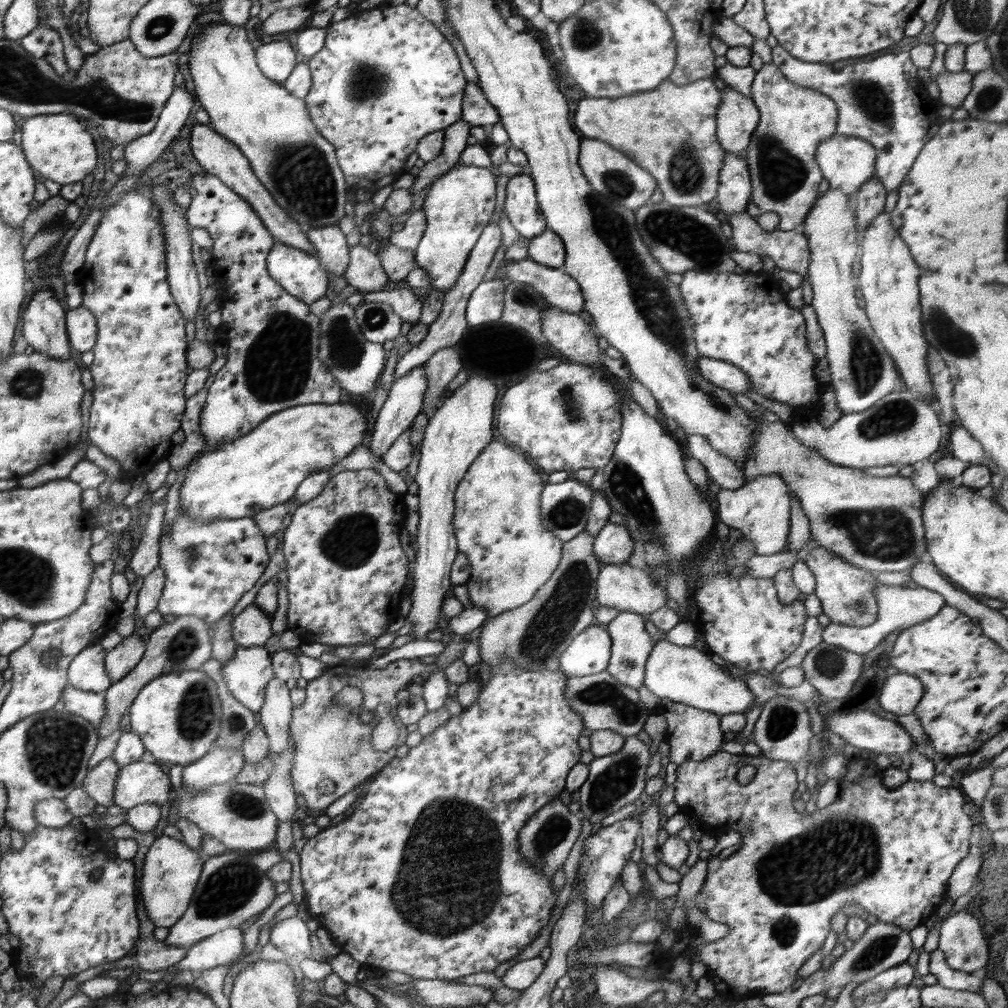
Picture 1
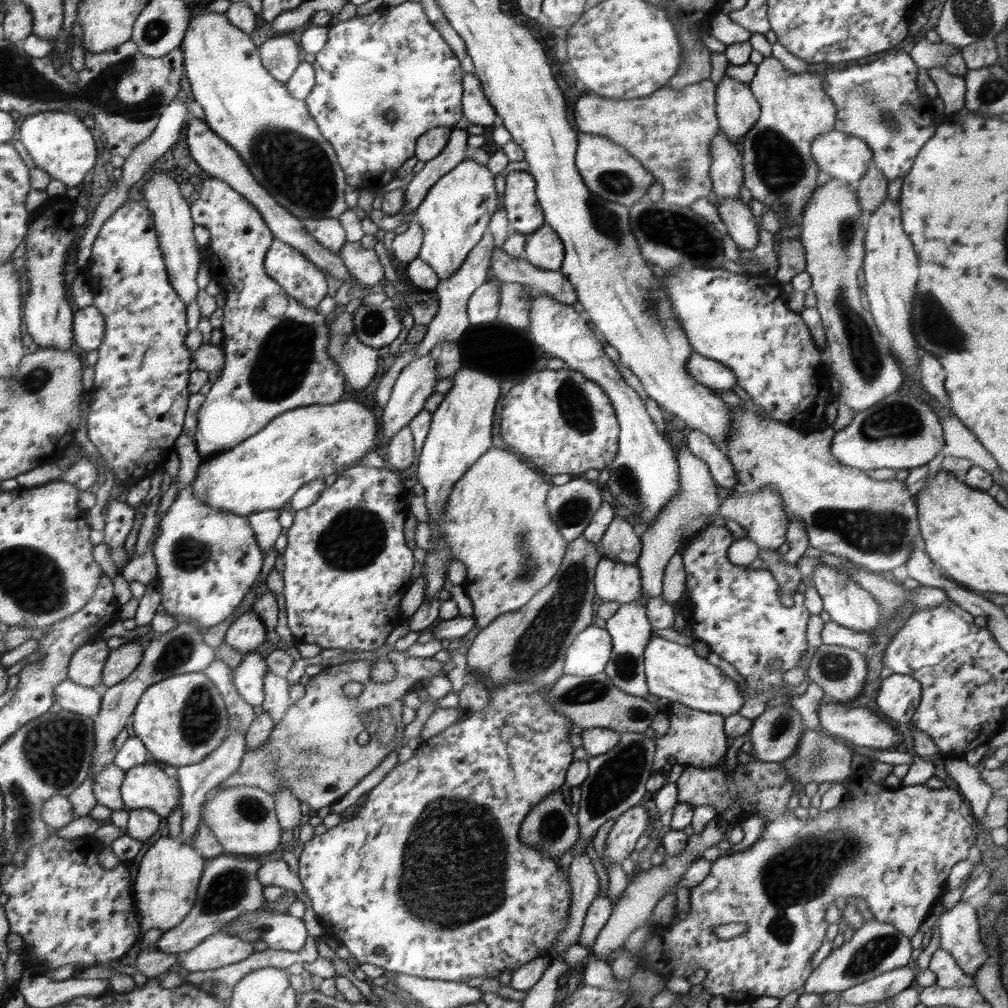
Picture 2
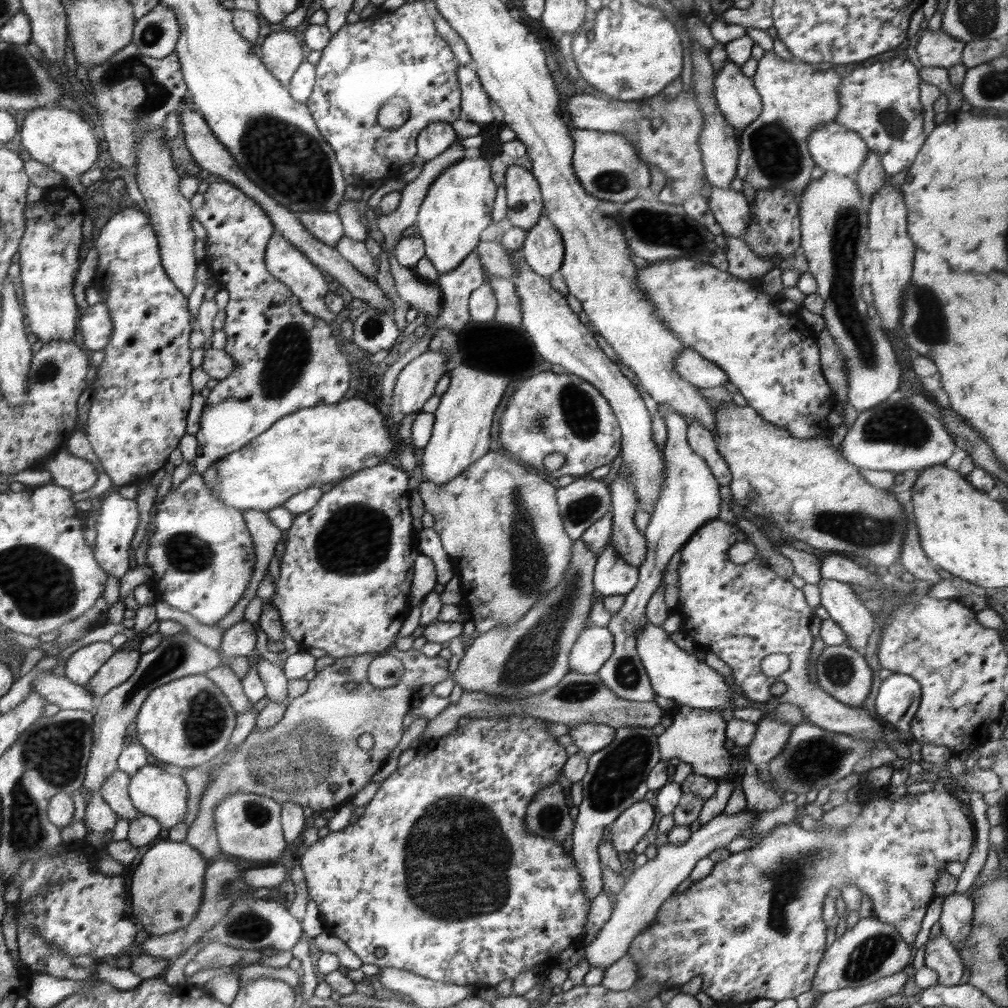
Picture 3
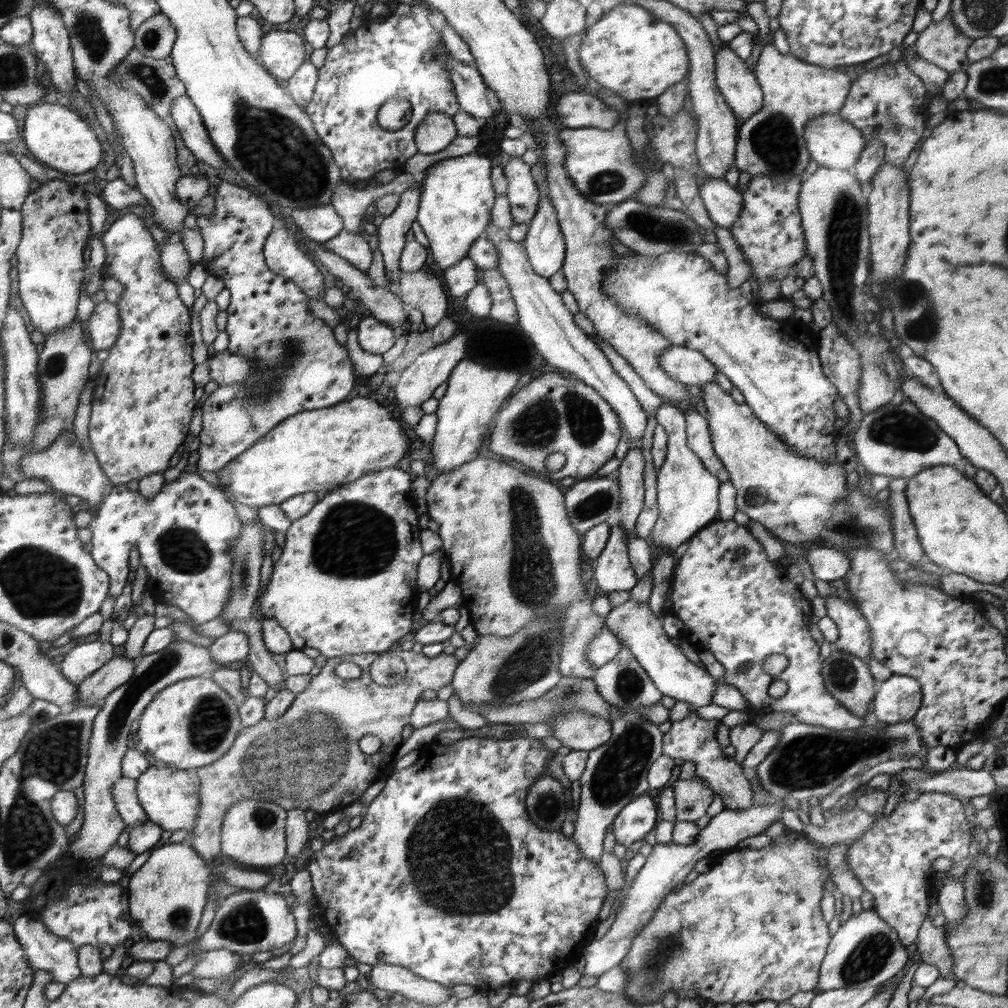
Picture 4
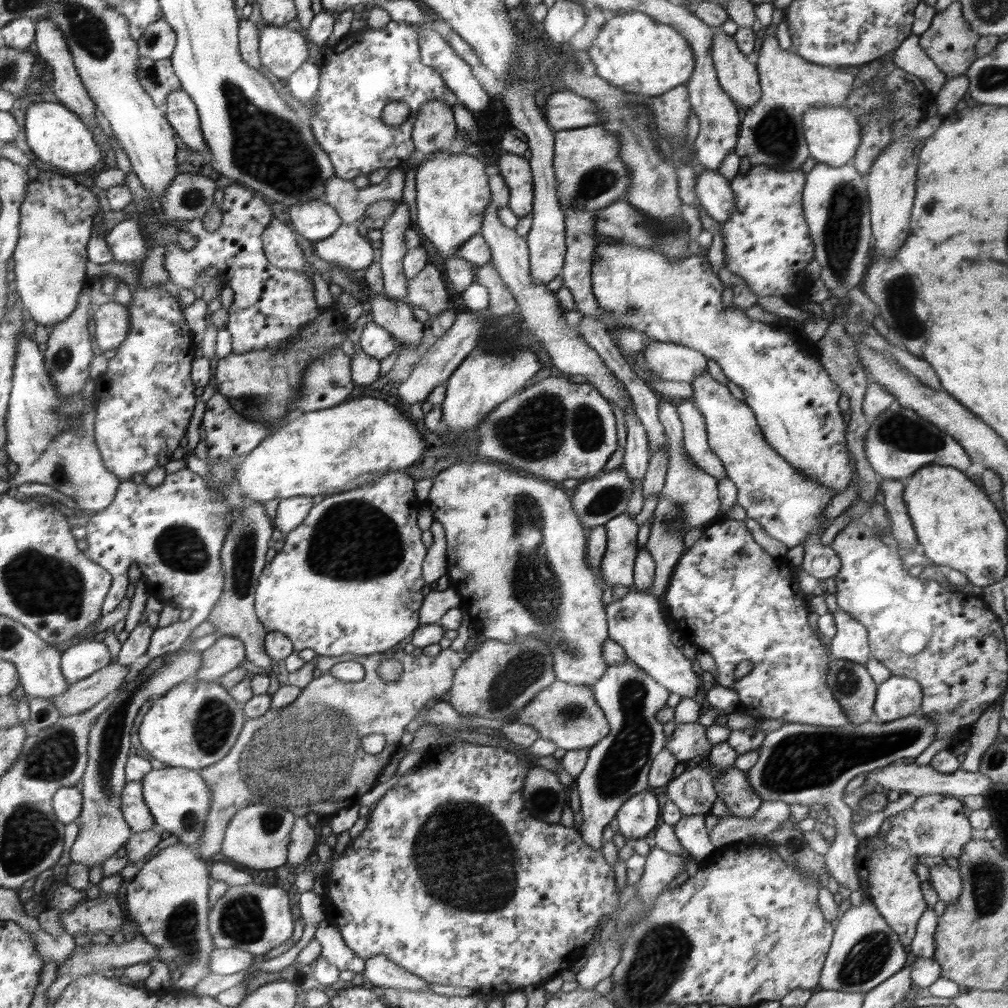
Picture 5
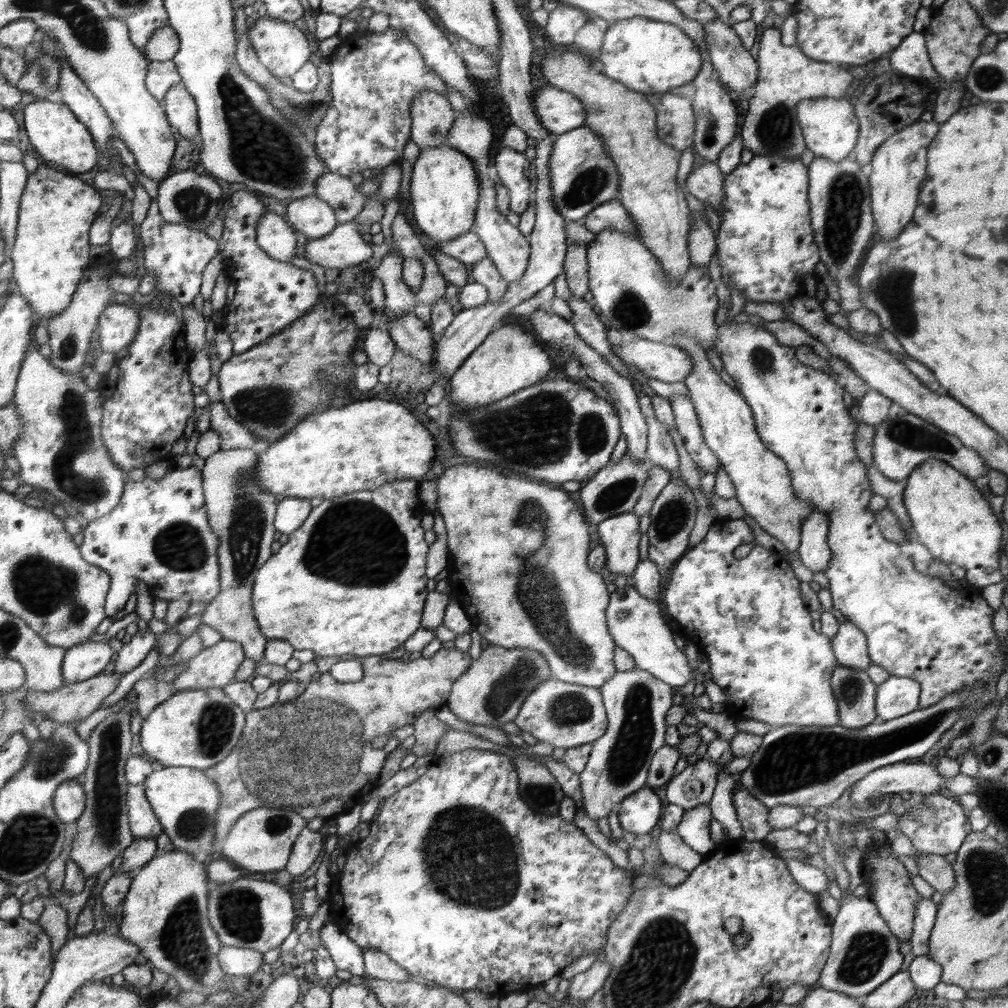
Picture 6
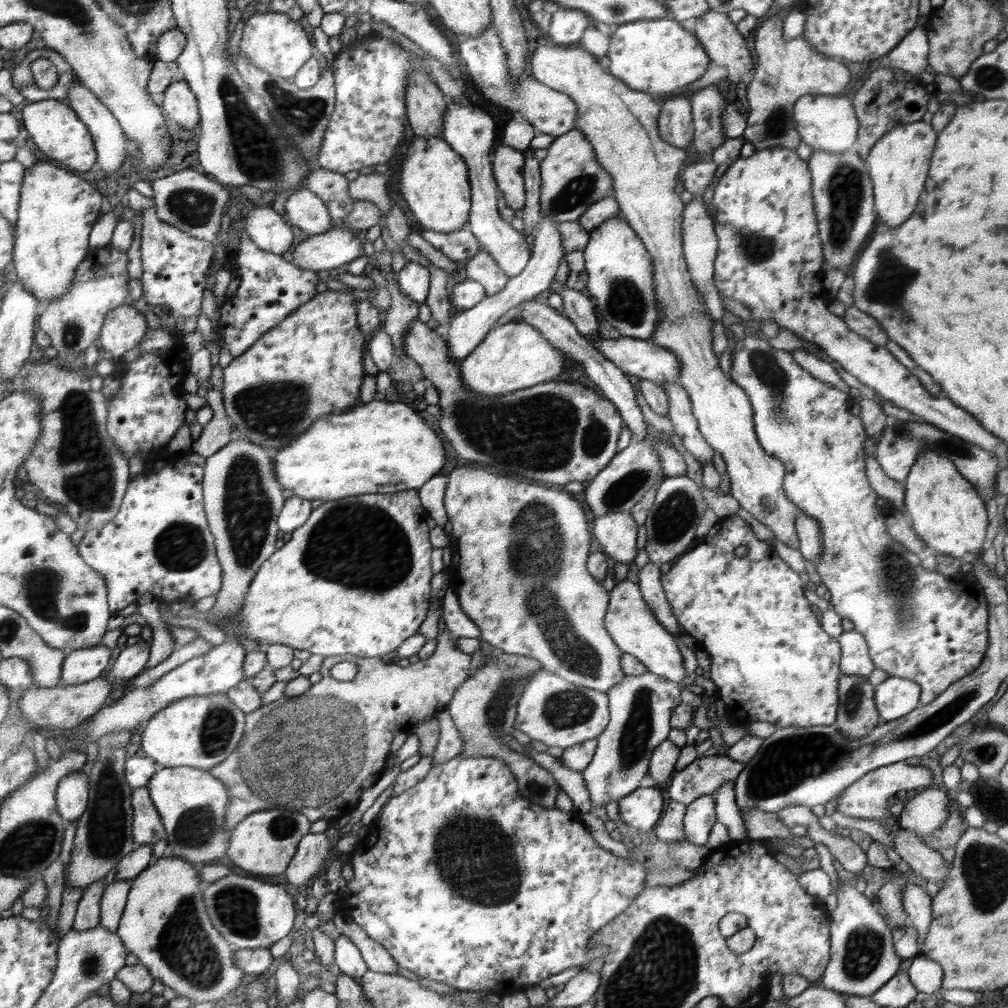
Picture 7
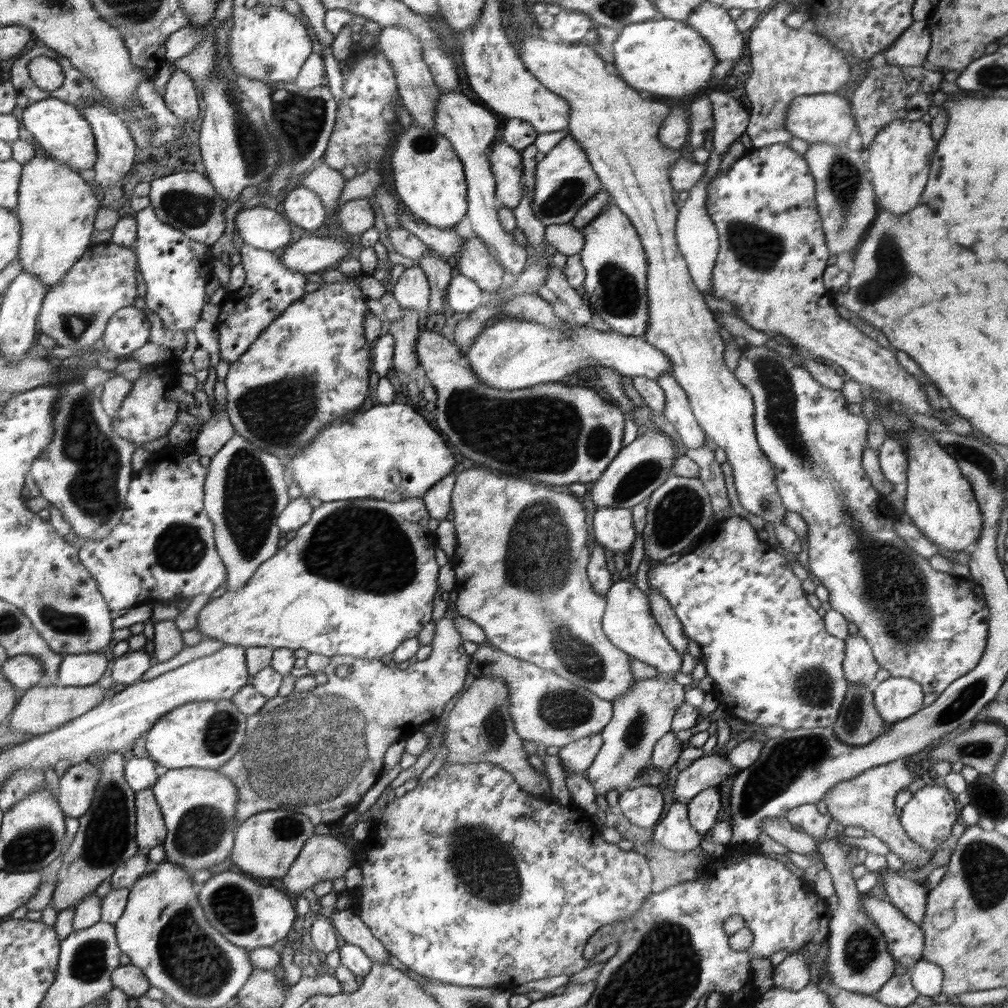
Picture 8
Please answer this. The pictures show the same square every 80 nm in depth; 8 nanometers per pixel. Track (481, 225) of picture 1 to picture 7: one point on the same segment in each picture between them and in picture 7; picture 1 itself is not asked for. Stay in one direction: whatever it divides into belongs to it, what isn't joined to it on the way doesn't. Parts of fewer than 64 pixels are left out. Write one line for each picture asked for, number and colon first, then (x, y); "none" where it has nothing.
2: (455, 213)
3: (457, 208)
4: (456, 193)
5: (452, 192)
6: (444, 190)
7: (434, 180)

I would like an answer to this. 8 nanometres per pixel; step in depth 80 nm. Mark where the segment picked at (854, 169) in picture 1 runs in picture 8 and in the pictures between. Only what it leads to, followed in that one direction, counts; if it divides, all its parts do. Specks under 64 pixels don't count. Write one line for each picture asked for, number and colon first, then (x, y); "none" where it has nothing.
2: (844, 157)
3: (832, 147)
4: (833, 142)
5: (832, 133)
6: (830, 127)
7: (828, 123)
8: (824, 118)

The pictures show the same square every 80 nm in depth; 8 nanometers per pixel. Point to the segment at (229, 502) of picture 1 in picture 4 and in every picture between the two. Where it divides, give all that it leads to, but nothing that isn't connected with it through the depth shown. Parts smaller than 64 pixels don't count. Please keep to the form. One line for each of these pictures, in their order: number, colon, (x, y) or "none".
2: (264, 472)
3: (311, 447)
4: (322, 450)

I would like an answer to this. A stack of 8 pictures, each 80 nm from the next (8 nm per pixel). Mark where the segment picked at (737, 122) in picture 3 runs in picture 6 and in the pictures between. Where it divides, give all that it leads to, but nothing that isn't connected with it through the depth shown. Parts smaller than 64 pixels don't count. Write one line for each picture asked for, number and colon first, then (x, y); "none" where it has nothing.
4: (737, 82)
5: (736, 75)
6: (738, 69)

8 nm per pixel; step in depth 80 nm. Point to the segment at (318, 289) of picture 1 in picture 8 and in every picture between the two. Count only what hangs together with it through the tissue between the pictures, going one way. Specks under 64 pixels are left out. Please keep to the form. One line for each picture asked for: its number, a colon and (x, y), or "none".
2: (301, 280)
3: (289, 265)
4: (283, 255)
5: (281, 248)
6: (277, 237)
7: (268, 228)
8: (264, 228)

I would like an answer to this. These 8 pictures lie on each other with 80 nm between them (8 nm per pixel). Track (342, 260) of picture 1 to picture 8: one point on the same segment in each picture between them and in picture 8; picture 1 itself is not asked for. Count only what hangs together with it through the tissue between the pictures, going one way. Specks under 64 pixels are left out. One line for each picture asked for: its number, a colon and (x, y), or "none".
2: (328, 232)
3: (326, 226)
4: (321, 223)
5: (315, 220)
6: (313, 217)
7: (303, 208)
8: (302, 206)

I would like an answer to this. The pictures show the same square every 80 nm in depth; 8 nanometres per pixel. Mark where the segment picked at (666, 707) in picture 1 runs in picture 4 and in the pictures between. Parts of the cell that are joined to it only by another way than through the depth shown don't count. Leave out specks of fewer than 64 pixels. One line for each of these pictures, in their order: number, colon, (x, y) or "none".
2: (695, 737)
3: (696, 736)
4: (693, 739)

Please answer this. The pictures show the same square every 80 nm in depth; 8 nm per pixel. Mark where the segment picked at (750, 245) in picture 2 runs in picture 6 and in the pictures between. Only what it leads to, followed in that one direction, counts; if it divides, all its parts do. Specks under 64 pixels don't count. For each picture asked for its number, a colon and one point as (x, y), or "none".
3: (730, 209)
4: (723, 202)
5: (713, 190)
6: (706, 182)

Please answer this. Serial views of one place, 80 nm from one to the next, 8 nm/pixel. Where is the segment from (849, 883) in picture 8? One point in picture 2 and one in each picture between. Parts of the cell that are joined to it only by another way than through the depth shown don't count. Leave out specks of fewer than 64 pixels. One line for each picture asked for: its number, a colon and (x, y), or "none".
2: (876, 947)
3: (870, 950)
4: (865, 951)
5: (864, 951)
6: (864, 953)
7: (862, 958)

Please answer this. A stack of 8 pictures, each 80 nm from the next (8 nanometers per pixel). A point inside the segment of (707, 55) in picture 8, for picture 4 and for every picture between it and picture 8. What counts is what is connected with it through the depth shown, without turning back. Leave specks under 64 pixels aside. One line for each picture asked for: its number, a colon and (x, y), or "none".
4: (629, 50)
5: (644, 57)
6: (646, 55)
7: (659, 56)

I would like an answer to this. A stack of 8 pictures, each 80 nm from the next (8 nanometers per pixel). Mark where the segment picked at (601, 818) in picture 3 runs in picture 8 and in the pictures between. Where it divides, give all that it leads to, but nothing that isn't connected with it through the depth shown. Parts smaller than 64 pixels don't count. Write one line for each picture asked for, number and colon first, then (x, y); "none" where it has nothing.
4: (617, 773)
5: (617, 769)
6: (637, 702)
7: (640, 707)
8: (643, 715)

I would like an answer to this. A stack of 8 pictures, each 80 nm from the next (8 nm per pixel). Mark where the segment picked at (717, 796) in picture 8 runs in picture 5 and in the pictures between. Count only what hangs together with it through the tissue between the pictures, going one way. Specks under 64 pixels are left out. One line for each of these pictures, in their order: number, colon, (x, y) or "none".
5: (691, 831)
6: (694, 828)
7: (700, 817)

